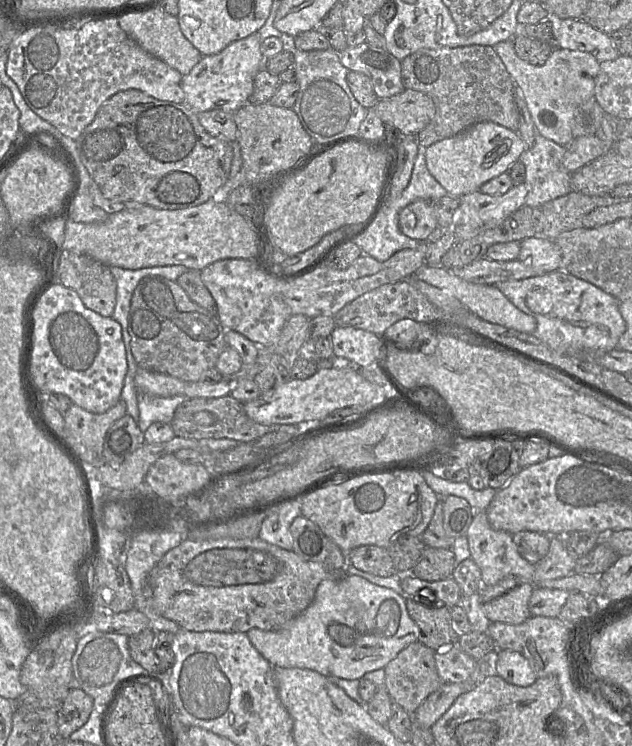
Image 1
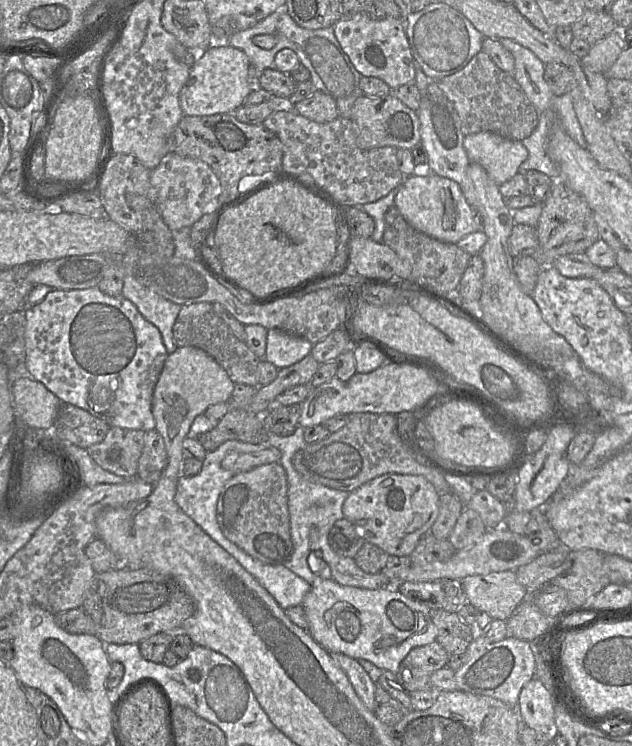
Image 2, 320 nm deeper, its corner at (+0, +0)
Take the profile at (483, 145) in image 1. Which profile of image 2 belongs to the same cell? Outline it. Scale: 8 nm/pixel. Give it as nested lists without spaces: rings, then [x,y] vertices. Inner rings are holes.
[[[493,132],[467,135],[463,147],[469,161],[481,165],[497,185],[518,174],[520,165],[528,157],[528,150],[521,141]]]

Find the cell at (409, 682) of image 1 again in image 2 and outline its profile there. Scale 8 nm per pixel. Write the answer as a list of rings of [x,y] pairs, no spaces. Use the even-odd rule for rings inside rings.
[[[436,641],[412,649],[396,673],[399,684],[409,693],[433,690],[430,677],[446,666],[448,656]]]

